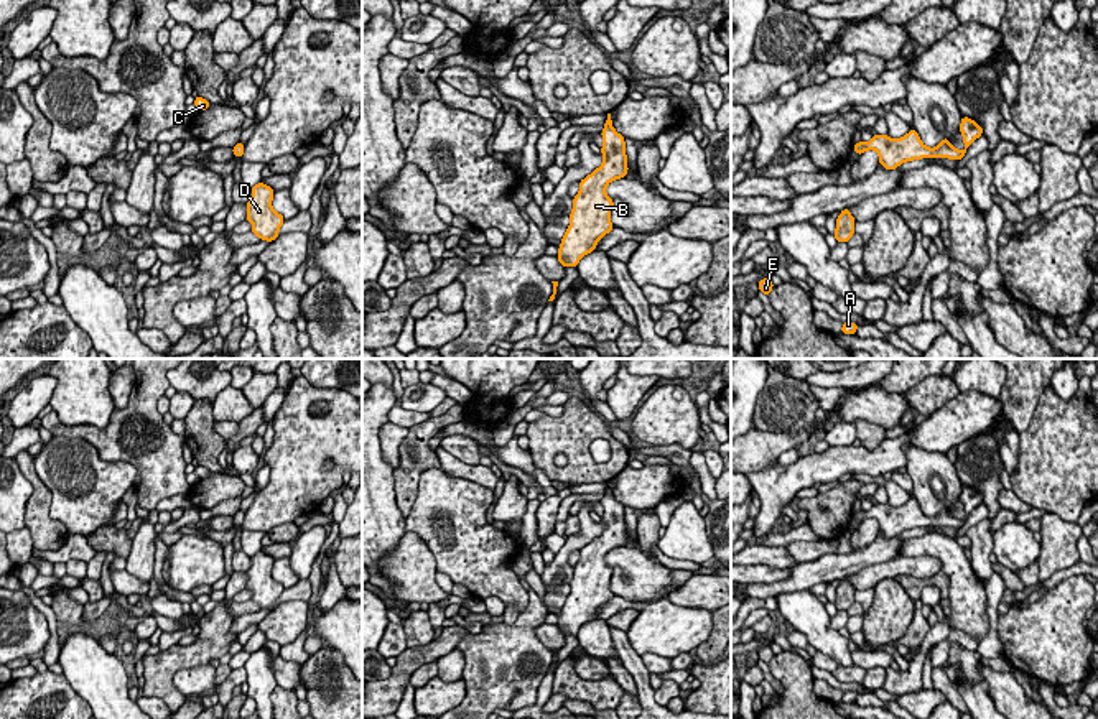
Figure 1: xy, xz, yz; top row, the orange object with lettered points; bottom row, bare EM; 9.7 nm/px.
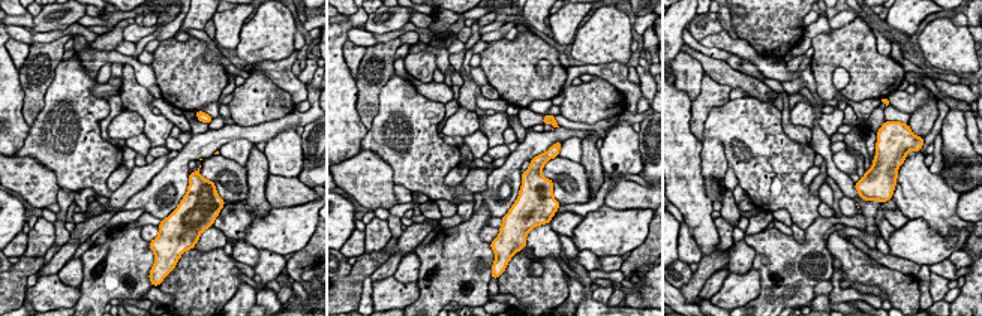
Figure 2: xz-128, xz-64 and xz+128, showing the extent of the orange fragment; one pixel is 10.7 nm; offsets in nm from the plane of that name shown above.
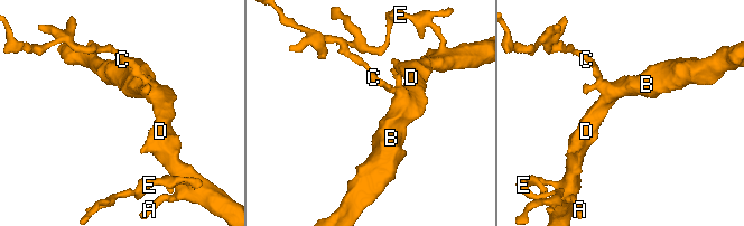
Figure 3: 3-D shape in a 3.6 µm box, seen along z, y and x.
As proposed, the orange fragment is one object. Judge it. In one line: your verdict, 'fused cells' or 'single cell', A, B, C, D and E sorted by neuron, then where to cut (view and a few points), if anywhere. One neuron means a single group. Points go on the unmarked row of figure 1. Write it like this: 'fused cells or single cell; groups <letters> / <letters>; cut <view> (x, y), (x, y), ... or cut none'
single cell; groups A B C D E; cut none

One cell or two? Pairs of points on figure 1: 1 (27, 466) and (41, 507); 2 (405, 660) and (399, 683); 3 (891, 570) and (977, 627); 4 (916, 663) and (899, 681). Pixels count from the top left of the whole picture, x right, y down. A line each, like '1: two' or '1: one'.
1: one
2: one
3: two
4: one

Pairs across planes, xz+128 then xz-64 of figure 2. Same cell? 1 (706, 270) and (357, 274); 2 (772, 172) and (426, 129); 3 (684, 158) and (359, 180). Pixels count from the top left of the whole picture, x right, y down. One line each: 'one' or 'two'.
1: one
2: one
3: two

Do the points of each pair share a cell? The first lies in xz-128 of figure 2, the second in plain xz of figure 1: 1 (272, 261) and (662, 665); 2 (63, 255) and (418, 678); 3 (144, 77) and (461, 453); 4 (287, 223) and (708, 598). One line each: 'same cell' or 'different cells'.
1: different cells
2: same cell
3: same cell
4: different cells

